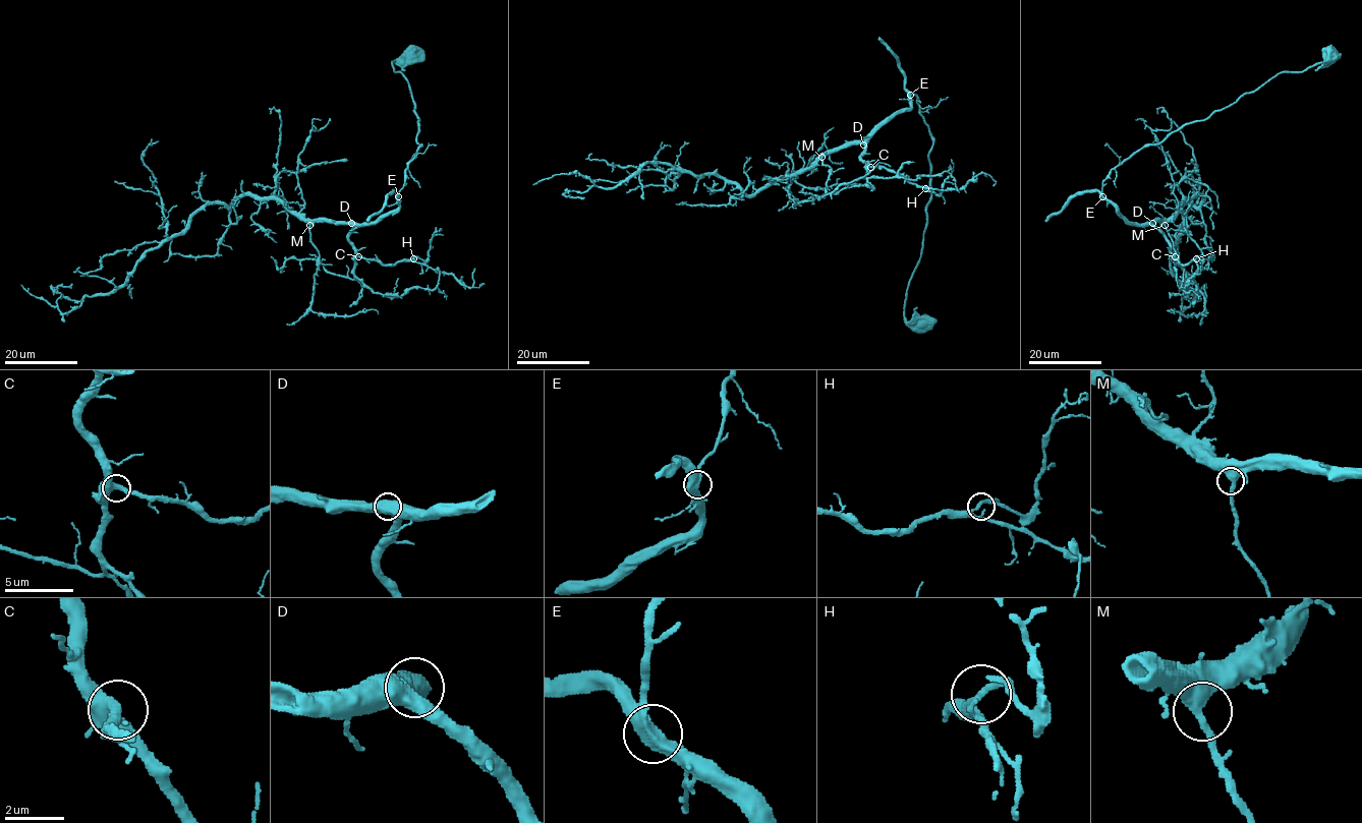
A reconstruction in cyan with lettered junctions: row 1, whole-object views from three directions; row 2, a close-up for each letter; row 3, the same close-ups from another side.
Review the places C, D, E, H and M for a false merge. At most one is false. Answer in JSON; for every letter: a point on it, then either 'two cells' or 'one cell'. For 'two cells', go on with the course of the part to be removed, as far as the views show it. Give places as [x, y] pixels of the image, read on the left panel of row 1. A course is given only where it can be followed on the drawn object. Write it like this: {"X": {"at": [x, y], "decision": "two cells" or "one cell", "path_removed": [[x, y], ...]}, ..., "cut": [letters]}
{"C": {"at": [358, 256], "decision": "one cell"}, "D": {"at": [351, 223], "decision": "one cell"}, "E": {"at": [398, 196], "decision": "one cell"}, "H": {"at": [413, 258], "decision": "one cell"}, "M": {"at": [309, 225], "decision": "one cell"}, "cut": []}

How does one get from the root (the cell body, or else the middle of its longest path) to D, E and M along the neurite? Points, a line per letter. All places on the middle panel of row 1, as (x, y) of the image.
D: (922, 322), (930, 322), (905, 316), (930, 197), (932, 136), (917, 97), (863, 144)
E: (922, 322), (906, 320), (905, 300), (922, 247), (932, 136), (917, 97), (910, 96)
M: (922, 322), (930, 322), (905, 316), (930, 197), (932, 136), (917, 97), (863, 138), (821, 157)

